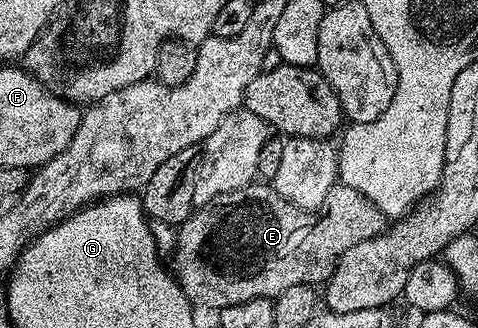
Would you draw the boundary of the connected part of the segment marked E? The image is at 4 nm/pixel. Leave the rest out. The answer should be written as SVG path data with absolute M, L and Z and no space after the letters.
M255 182L240 190L232 190L219 196L216 202L195 207L190 216L177 229L178 244L173 252L173 275L184 290L187 301L206 308L221 310L240 302L252 302L252 298L269 300L278 296L288 286L325 285L336 270L340 258L356 242L376 238L387 227L387 217L364 194L352 190L352 186L336 183L317 210L292 206L266 182Z

